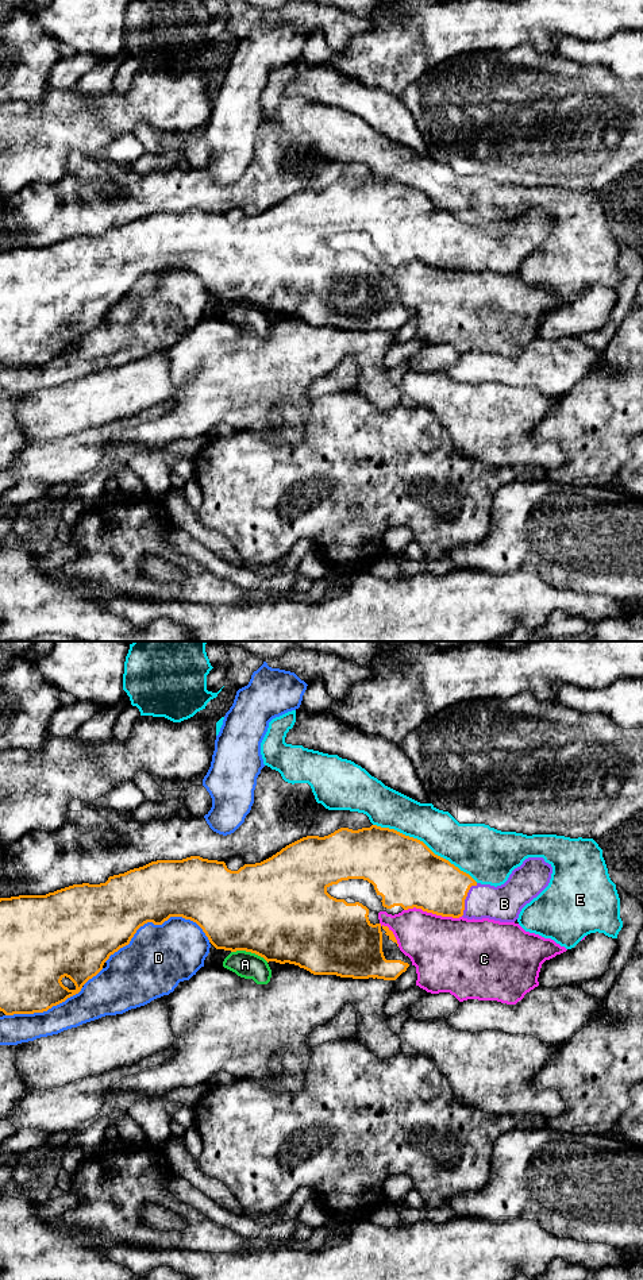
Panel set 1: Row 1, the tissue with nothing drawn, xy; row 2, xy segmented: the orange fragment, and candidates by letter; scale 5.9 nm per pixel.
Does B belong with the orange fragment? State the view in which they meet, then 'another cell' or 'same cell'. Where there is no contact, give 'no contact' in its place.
xy | same cell

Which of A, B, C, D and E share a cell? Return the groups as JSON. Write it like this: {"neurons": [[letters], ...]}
{"neurons": [["A"], ["B"], ["C"], ["D"], ["E"]]}

